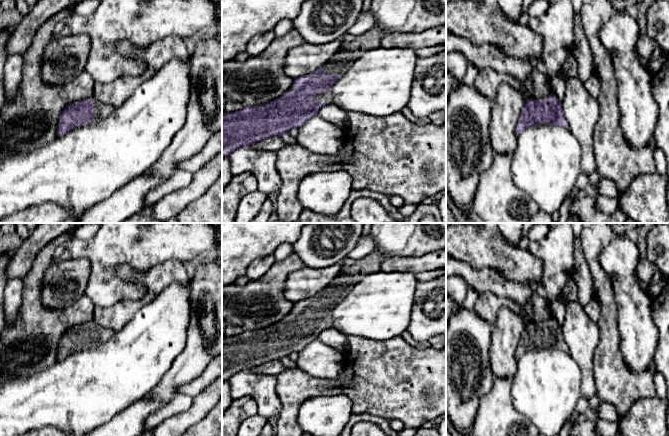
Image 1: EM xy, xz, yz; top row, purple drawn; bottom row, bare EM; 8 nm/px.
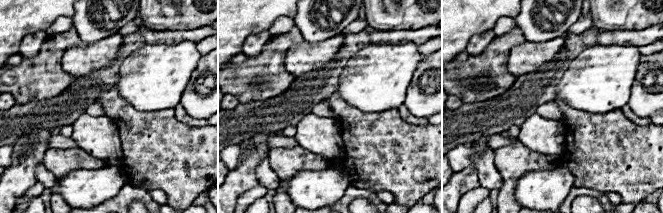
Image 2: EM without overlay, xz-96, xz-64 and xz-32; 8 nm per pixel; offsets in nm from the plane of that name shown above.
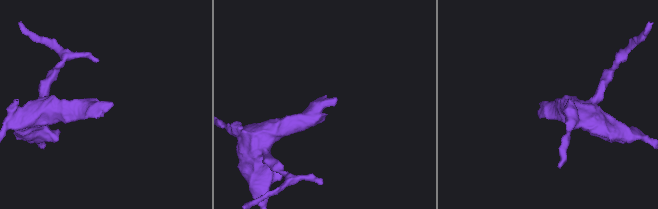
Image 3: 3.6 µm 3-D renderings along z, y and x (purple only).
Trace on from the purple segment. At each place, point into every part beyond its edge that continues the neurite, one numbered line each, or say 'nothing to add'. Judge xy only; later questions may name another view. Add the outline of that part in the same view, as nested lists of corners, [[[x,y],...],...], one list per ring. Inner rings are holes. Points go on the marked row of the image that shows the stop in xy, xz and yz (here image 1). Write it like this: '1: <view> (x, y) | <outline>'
1: xy (102, 110) | [[[92,100],[92,103],[93,103],[94,110],[95,110],[94,119],[106,118],[115,109],[114,107],[107,105],[107,104],[103,104],[97,100]]]

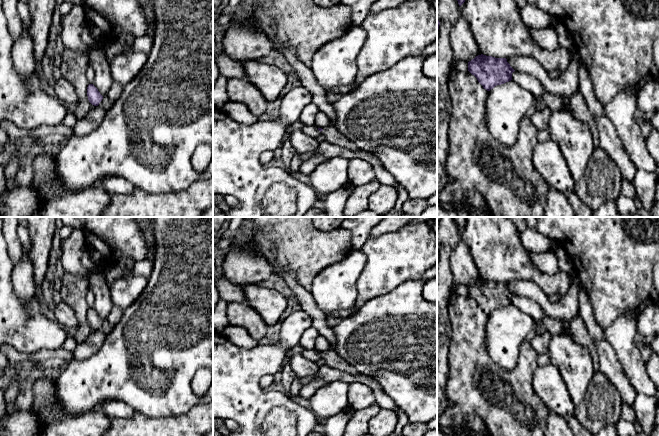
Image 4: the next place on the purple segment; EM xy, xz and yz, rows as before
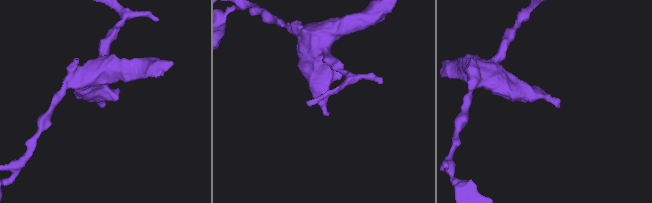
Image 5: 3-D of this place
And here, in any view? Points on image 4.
1: xy (105, 103) | [[[107,95],[105,97],[103,97],[102,101],[99,103],[99,105],[101,105],[105,111],[108,111],[109,109],[111,109],[113,102],[111,102],[108,98]]]

